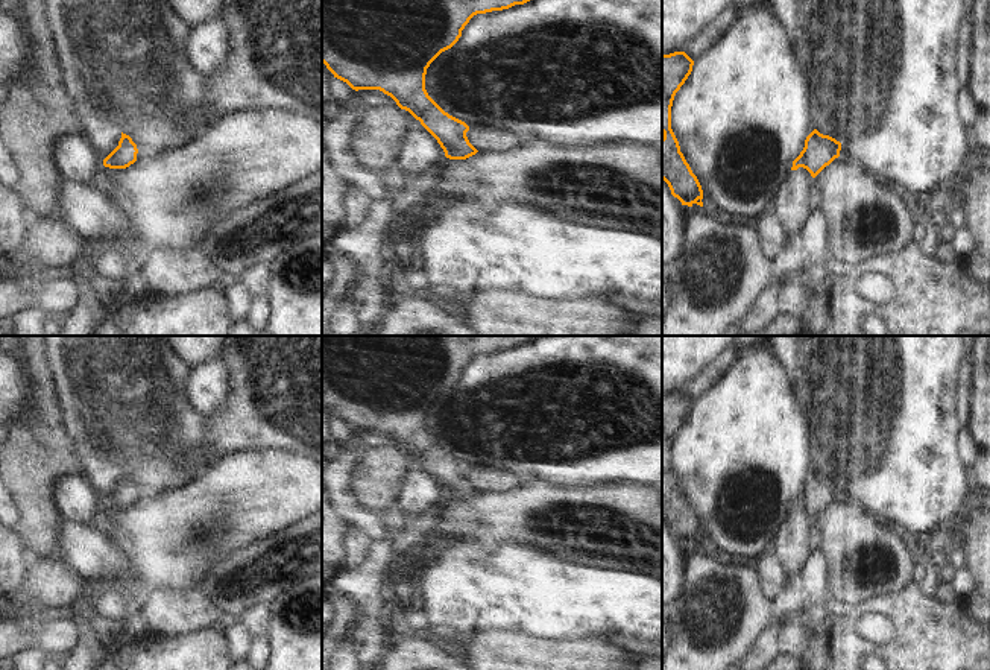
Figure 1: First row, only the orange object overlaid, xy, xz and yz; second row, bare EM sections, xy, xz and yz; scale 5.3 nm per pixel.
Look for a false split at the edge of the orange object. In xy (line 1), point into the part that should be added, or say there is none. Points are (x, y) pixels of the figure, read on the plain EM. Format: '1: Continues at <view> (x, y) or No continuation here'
1: No continuation here

